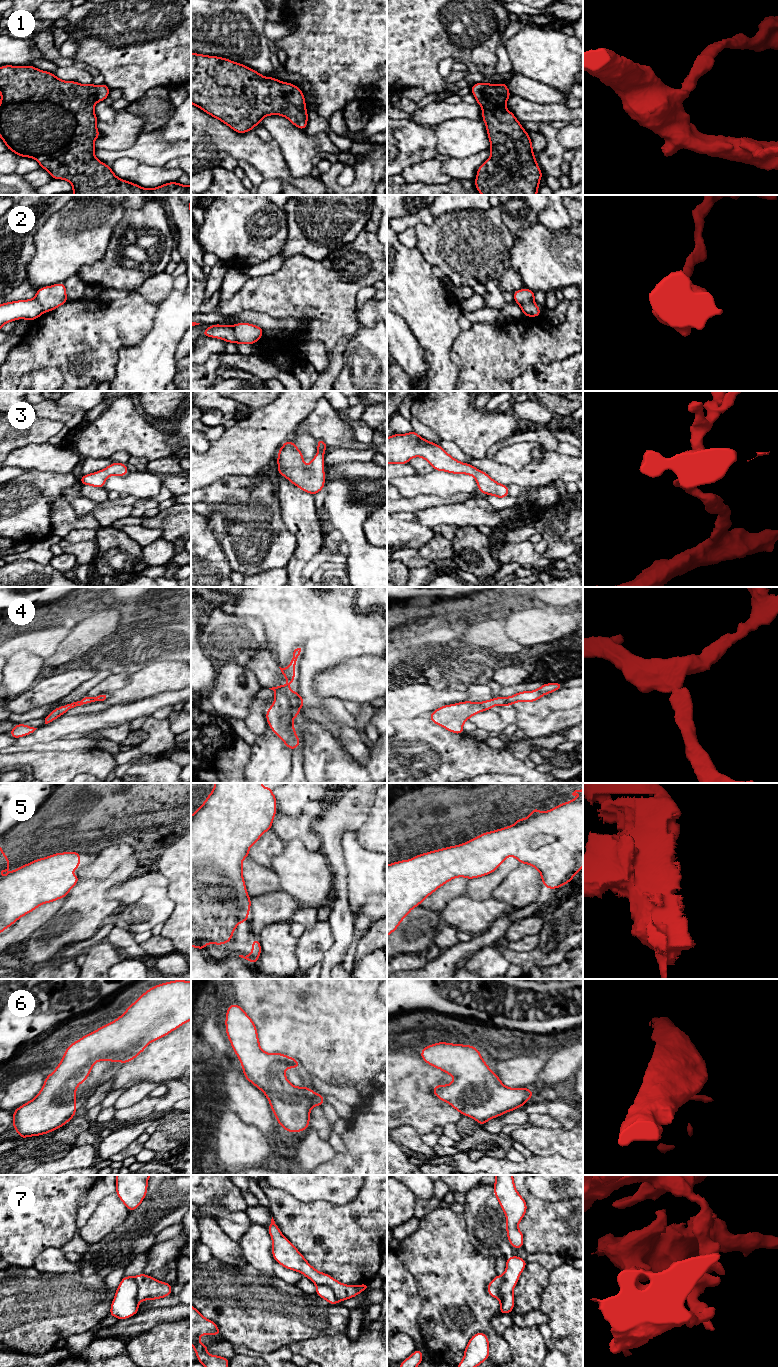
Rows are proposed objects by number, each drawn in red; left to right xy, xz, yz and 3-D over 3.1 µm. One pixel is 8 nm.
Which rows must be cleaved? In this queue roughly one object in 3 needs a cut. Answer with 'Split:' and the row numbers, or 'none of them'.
Split: 2, 7

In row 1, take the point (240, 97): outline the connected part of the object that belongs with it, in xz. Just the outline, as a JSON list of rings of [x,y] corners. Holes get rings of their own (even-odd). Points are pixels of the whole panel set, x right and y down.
[[[192,52],[191,103],[240,134],[253,130],[269,115],[284,116],[301,130],[306,129],[308,122],[303,92],[294,84],[264,77],[256,70],[227,58]]]

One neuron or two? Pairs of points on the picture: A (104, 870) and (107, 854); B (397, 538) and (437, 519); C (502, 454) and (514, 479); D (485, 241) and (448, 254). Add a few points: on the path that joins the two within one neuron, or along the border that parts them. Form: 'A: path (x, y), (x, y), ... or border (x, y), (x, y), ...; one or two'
A: path (104, 866), (107, 858); one
B: border (418, 522), (433, 531); two
C: border (492, 459), (515, 469), (522, 469), (530, 464); two
D: path (476, 244), (457, 245); one

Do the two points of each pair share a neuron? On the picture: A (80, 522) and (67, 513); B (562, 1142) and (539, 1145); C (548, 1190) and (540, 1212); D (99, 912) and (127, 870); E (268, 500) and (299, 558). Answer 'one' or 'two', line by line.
A: one
B: one
C: two
D: one
E: two

